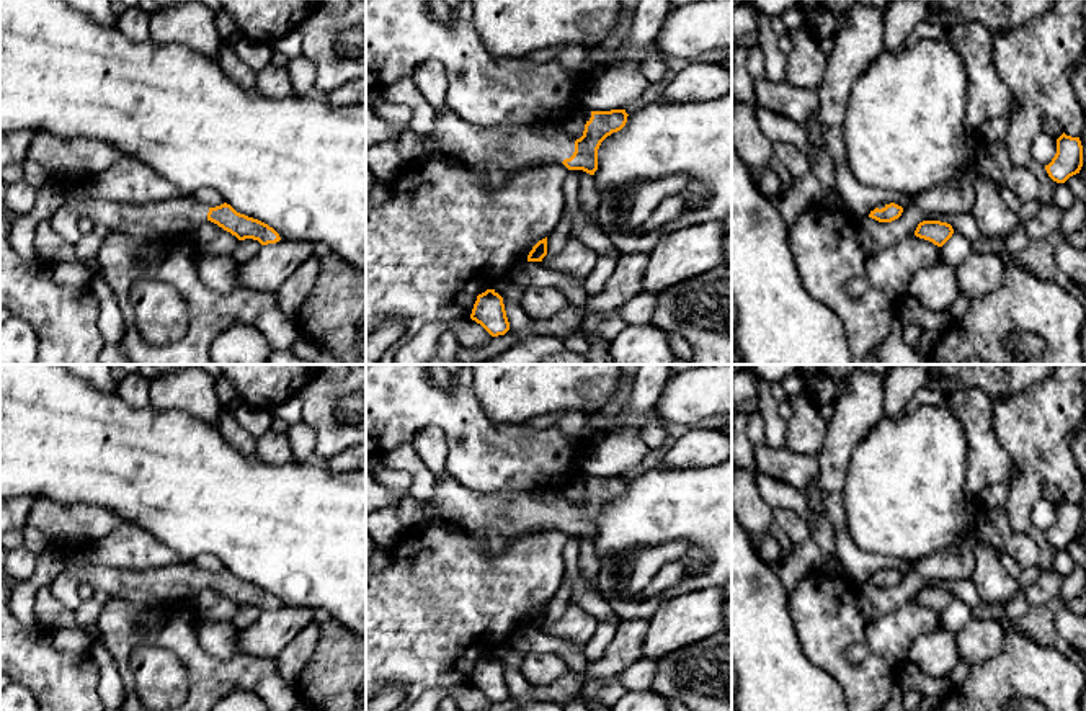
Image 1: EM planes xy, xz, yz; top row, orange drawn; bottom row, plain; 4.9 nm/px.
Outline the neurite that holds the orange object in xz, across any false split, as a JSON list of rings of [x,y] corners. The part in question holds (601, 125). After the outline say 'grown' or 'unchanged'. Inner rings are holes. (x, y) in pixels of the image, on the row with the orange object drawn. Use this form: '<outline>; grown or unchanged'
[[[443,105],[434,116],[434,139],[443,154],[462,157],[483,173],[487,186],[496,188],[514,172],[541,163],[563,163],[594,175],[601,142],[621,131],[627,116],[625,110],[591,111],[583,136],[575,141],[560,124],[477,127]]]; grown

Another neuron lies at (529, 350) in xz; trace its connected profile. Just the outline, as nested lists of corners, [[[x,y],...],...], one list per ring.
[[[508,276],[495,286],[495,293],[503,297],[510,329],[518,333],[519,340],[511,350],[498,355],[485,364],[539,364],[544,358],[565,350],[560,338],[536,337],[529,332],[532,319],[521,309],[519,304],[508,299],[510,288],[511,278]]]

